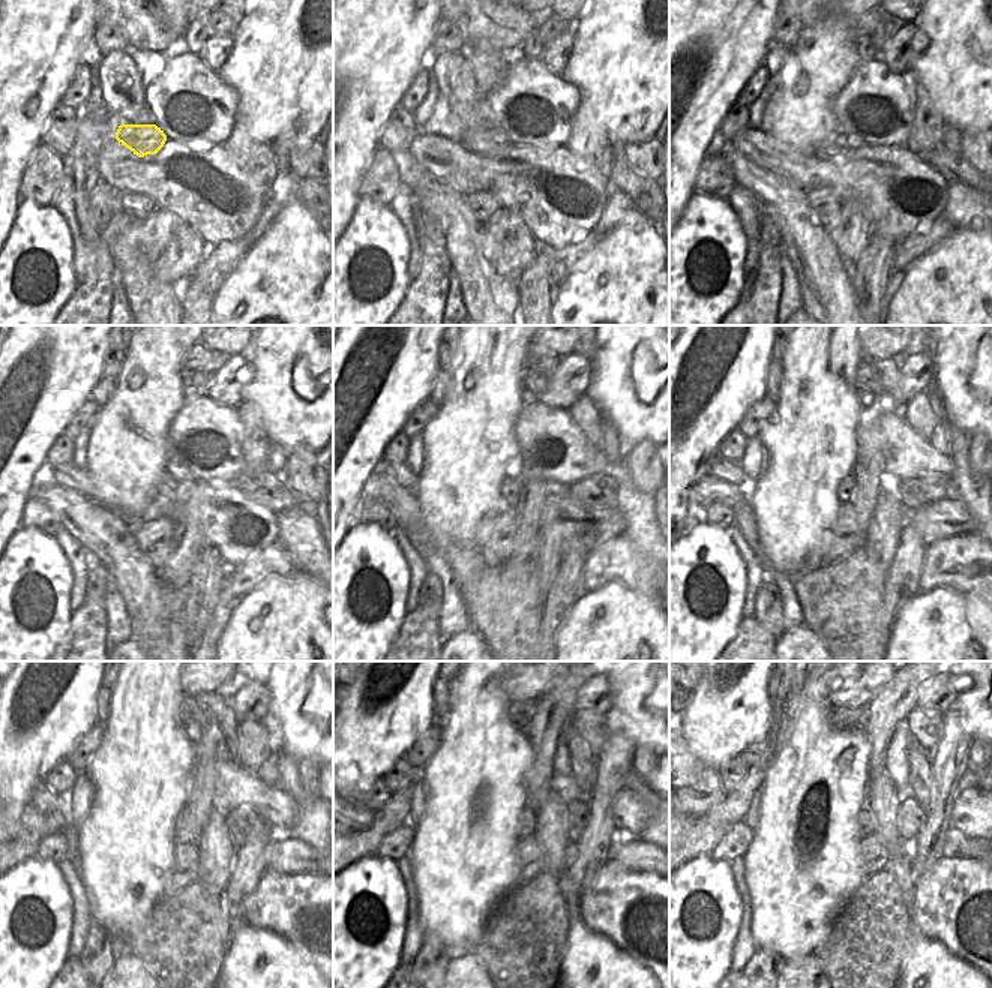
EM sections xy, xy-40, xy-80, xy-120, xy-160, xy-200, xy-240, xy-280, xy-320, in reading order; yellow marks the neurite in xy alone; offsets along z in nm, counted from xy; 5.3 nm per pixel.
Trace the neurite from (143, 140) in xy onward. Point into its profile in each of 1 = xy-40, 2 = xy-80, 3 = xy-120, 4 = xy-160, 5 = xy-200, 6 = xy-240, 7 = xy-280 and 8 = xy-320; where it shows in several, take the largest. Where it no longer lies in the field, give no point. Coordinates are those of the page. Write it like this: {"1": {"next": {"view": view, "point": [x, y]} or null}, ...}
{"1": {"next": {"view": "xy-40", "point": [483, 140]}}, "2": {"next": {"view": "xy-80", "point": [835, 147]}}, "3": {"next": {"view": "xy-120", "point": [167, 486]}}, "4": {"next": {"view": "xy-160", "point": [509, 488]}}, "5": {"next": {"view": "xy-200", "point": [848, 483]}}, "6": {"next": {"view": "xy-240", "point": [183, 819]}}, "7": {"next": {"view": "xy-280", "point": [527, 817]}}, "8": {"next": {"view": "xy-320", "point": [866, 817]}}}

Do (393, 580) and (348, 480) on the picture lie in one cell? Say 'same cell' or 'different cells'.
different cells

